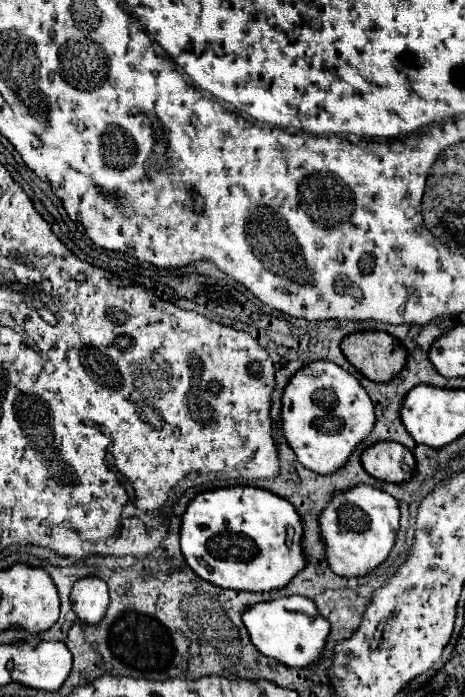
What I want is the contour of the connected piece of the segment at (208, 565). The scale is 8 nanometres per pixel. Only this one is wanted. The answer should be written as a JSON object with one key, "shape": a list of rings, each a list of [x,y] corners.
{"shape":[[[230,486],[206,490],[194,496],[182,514],[180,524],[180,548],[186,564],[206,582],[248,592],[268,592],[284,588],[304,566],[304,554],[300,546],[302,522],[294,506],[288,500],[254,486]]]}

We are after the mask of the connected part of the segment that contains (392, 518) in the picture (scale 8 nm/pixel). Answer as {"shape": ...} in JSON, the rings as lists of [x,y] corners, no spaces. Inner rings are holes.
{"shape":[[[358,484],[348,490],[334,492],[328,506],[318,514],[324,556],[332,572],[344,578],[356,578],[382,564],[388,558],[390,548],[394,546],[398,522],[398,502],[380,488]]]}

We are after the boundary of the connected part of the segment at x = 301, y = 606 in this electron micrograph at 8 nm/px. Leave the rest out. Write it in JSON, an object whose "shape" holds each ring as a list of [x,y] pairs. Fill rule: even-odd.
{"shape":[[[284,596],[270,602],[258,602],[242,614],[242,622],[250,634],[250,642],[256,646],[258,652],[286,666],[298,668],[304,668],[320,658],[326,636],[330,632],[330,622],[322,618],[314,602],[304,596]]]}

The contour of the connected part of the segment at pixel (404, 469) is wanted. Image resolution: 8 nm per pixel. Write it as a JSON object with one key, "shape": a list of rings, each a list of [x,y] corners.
{"shape":[[[376,442],[362,452],[360,460],[370,476],[394,484],[408,480],[416,468],[412,452],[398,442]]]}

